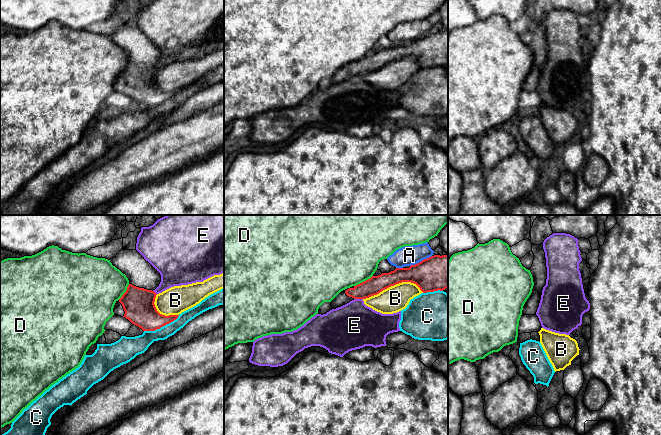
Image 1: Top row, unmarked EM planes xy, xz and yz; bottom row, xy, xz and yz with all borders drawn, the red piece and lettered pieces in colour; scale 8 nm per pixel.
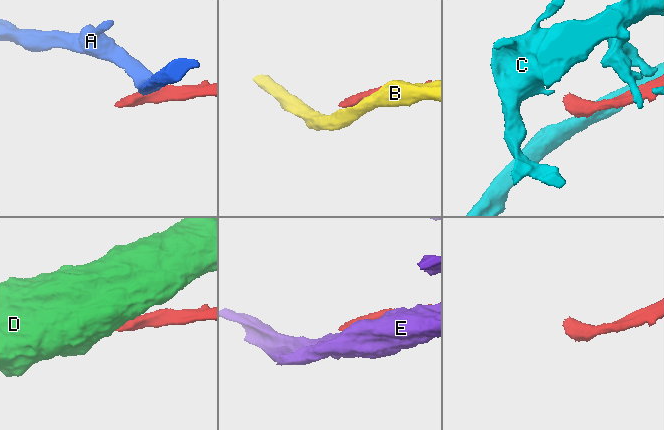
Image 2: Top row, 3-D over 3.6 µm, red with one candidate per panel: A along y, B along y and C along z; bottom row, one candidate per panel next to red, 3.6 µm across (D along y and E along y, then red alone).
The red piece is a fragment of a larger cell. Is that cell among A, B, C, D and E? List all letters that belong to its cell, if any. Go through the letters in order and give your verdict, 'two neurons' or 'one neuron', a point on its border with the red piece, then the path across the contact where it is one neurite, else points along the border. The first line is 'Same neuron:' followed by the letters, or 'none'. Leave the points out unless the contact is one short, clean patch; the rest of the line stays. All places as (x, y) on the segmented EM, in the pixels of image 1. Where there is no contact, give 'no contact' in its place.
Same neuron: none
A: two neurons | xz (421, 261) | along xz (431, 255), (410, 266)
B: two neurons | xz (393, 285)
C: two neurons | xy (161, 326)
D: two neurons | xz (364, 281) | along xz (372, 275), (354, 286)
E: two neurons | xz (358, 298) | along xz (354, 298), (362, 299)

